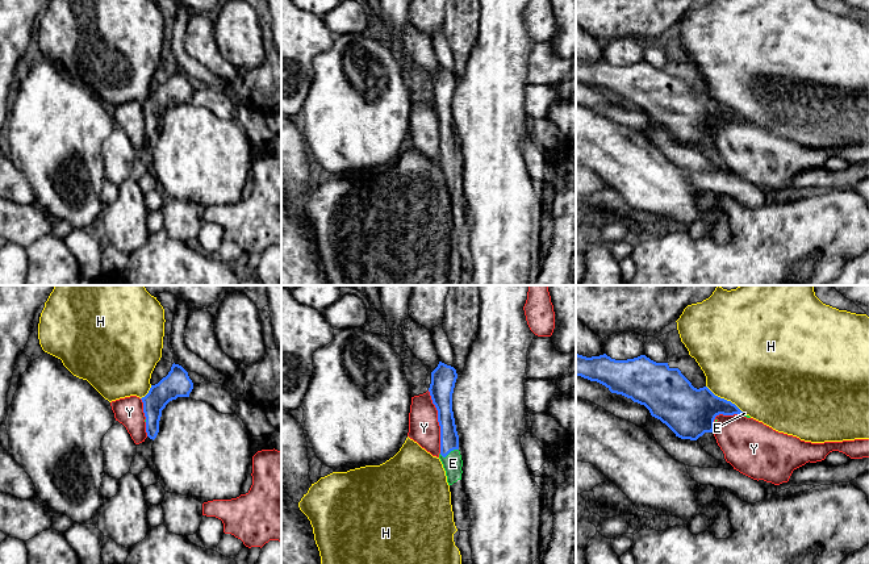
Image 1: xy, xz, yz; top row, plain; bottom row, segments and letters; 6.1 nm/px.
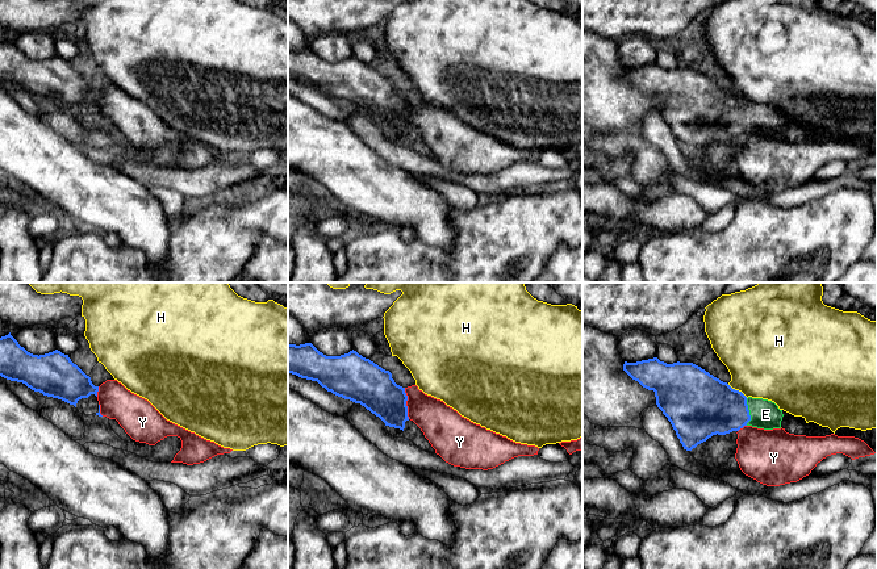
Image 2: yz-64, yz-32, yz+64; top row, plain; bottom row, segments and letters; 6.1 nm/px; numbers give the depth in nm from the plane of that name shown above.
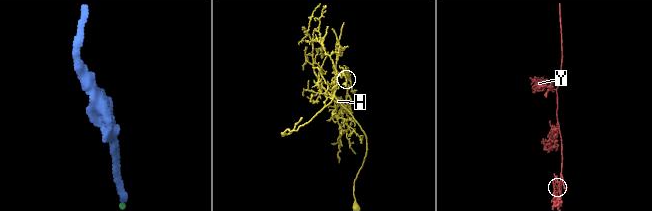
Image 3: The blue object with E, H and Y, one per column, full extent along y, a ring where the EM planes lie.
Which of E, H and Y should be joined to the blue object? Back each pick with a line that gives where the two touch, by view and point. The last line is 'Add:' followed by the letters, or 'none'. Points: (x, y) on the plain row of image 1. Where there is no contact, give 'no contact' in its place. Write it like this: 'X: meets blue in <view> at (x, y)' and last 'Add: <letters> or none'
E: meets blue in xz at (448, 158)
Add: E

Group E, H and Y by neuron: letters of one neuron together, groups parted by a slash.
E / H / Y

